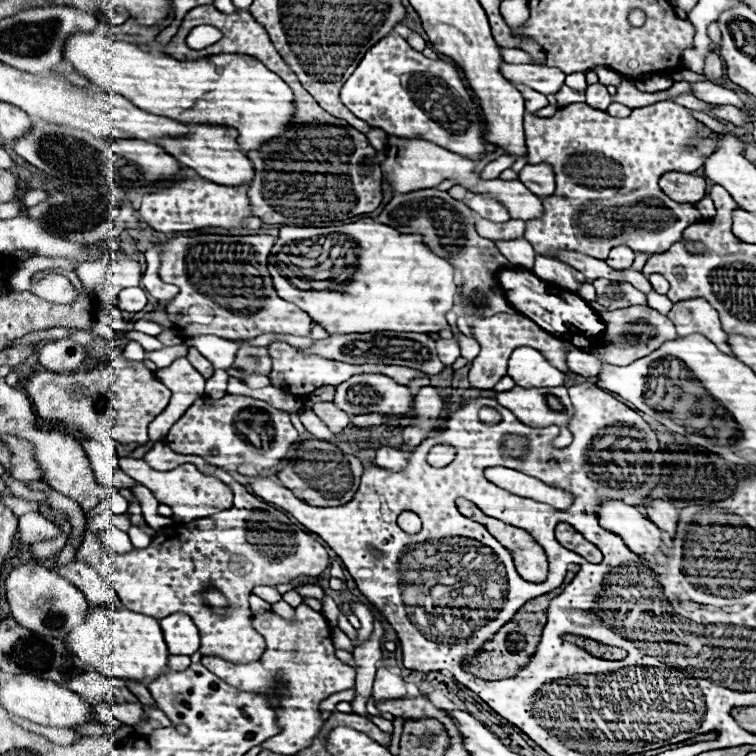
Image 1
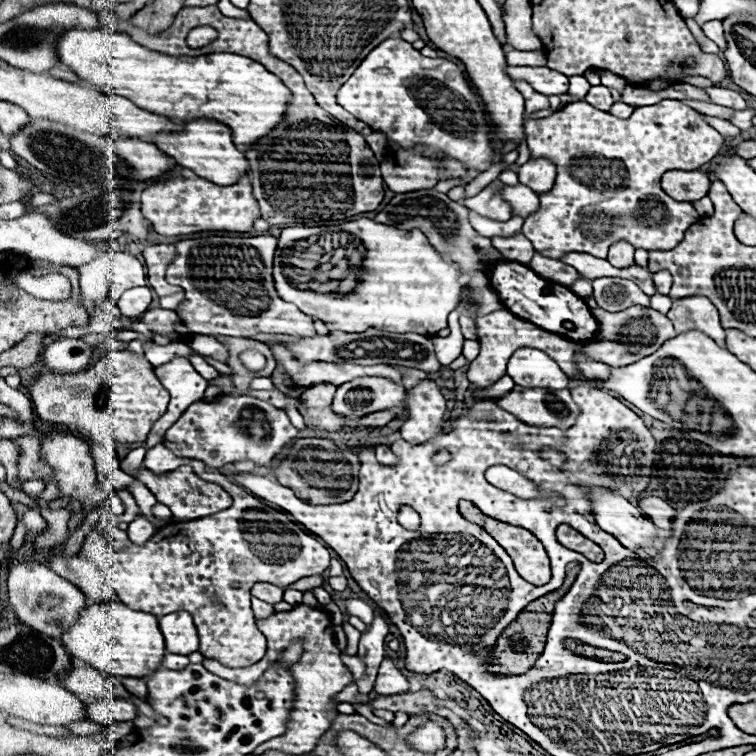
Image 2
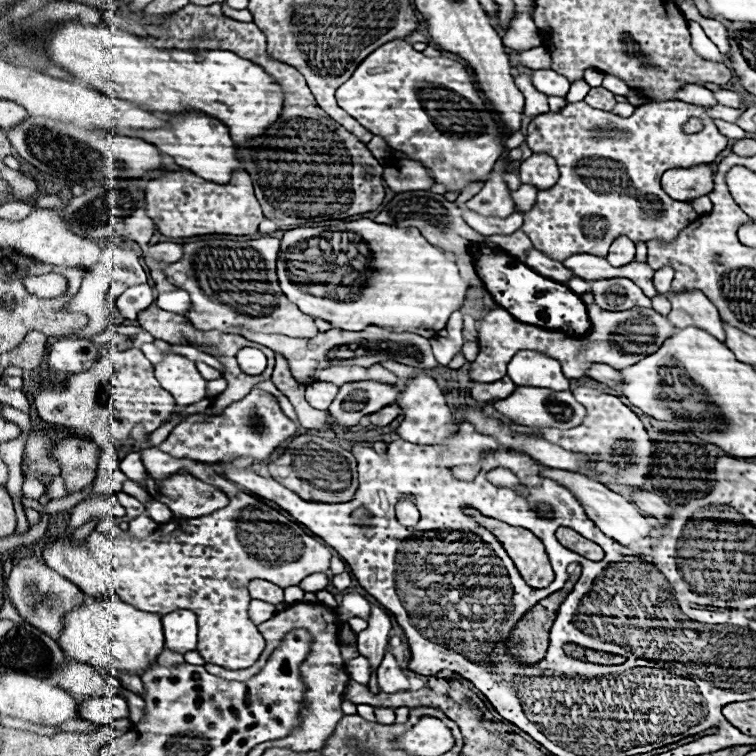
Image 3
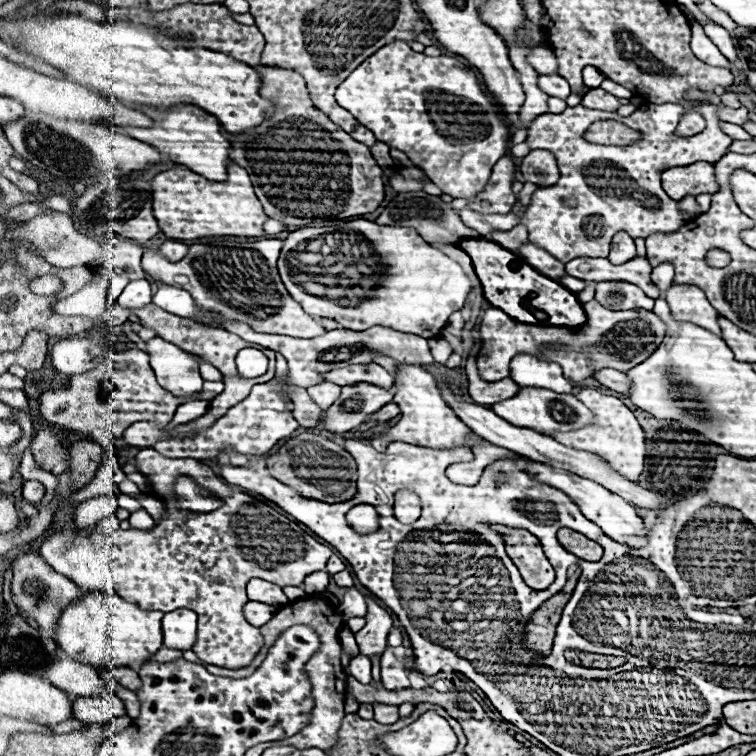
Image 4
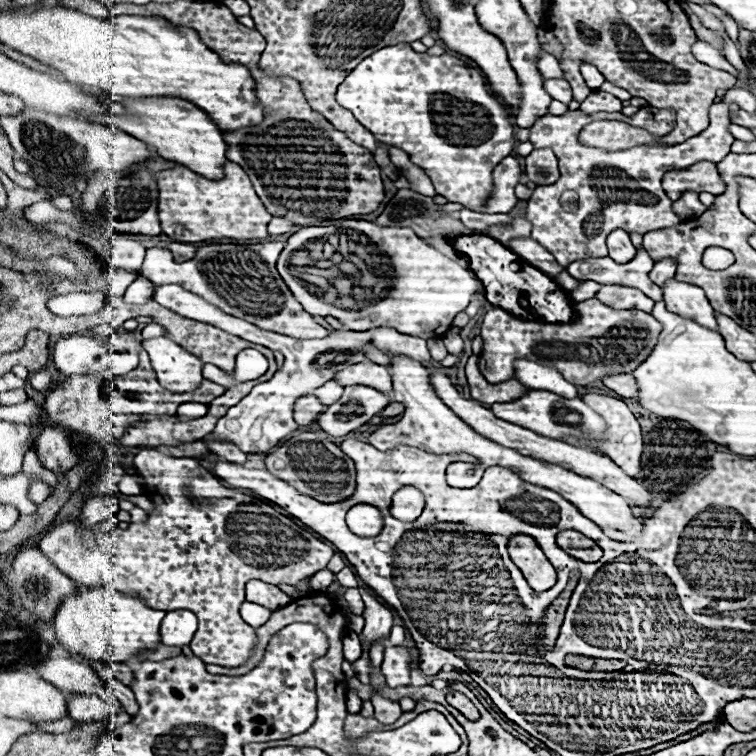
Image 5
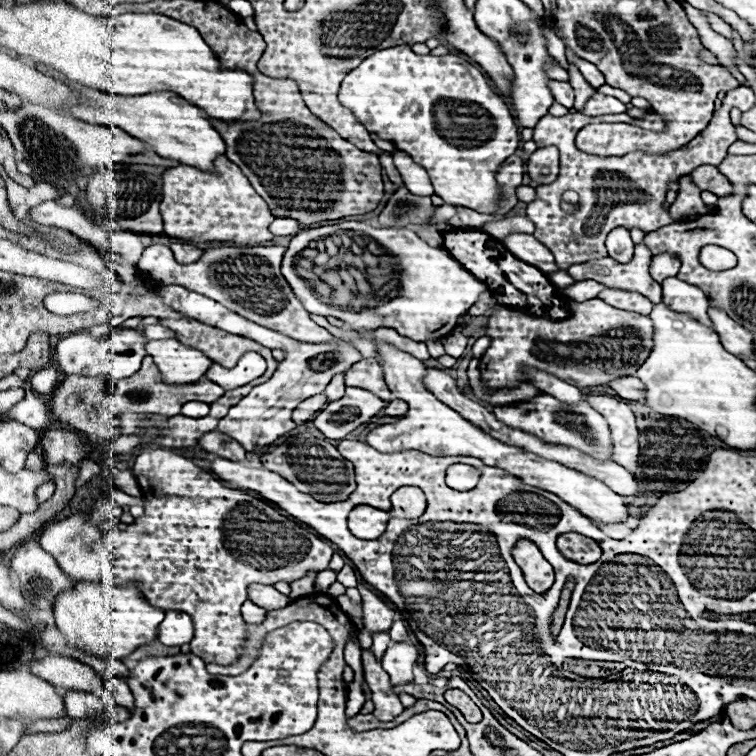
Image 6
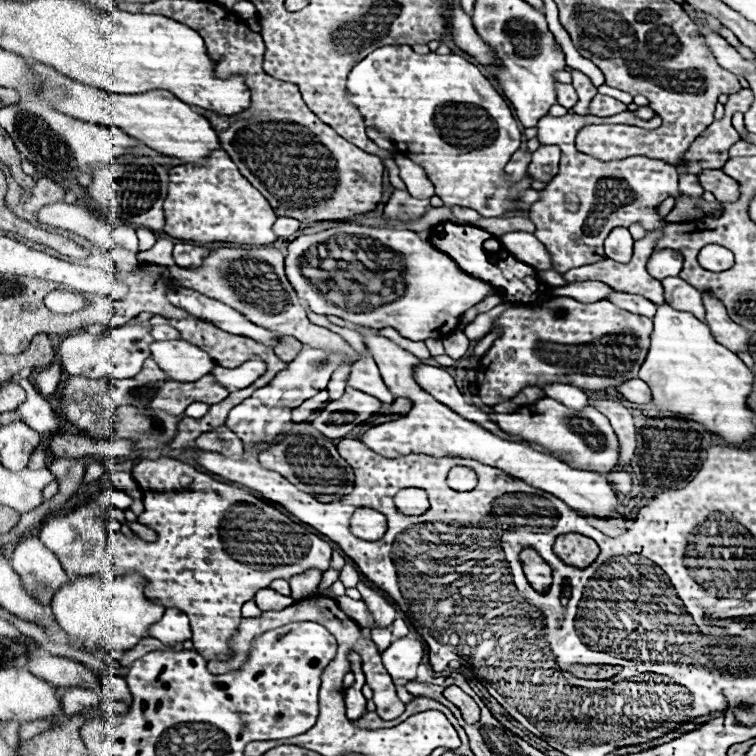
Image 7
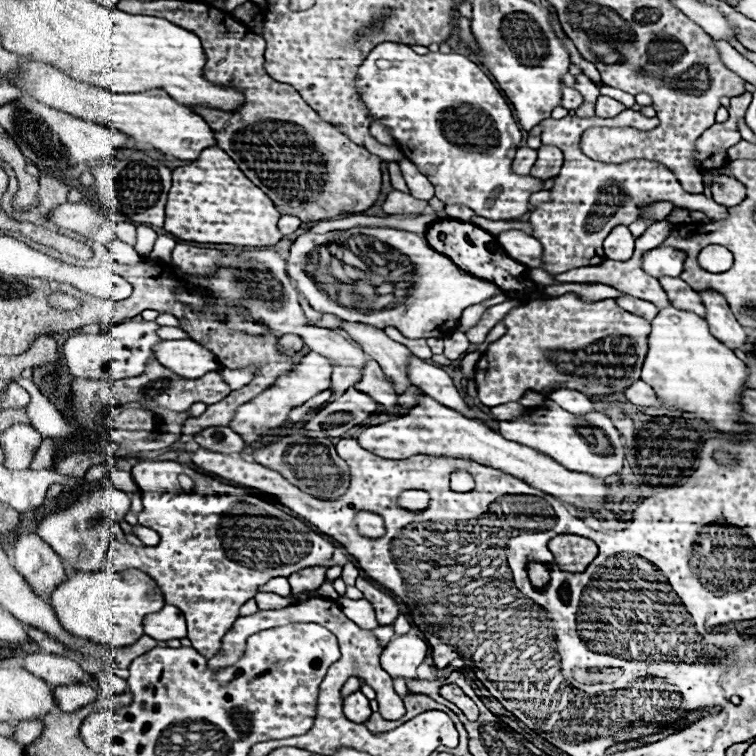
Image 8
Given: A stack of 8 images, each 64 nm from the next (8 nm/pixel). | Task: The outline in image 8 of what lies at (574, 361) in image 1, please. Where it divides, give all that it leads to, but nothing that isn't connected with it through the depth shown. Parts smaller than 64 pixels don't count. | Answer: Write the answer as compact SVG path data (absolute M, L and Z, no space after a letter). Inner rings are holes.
M636 380L630 388L626 388L624 396L628 398L628 402L632 402L636 406L644 406L644 408L660 406L660 400L656 398L654 390L646 382L642 382L642 380Z

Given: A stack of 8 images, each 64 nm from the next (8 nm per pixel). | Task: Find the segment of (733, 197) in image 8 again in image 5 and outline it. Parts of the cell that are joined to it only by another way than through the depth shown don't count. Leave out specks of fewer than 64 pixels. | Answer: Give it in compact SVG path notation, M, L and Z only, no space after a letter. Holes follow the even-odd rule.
M698 162L684 170L672 170L666 172L662 186L670 200L678 200L682 192L710 192L710 194L722 194L726 190L726 184L722 182L716 164L712 162Z

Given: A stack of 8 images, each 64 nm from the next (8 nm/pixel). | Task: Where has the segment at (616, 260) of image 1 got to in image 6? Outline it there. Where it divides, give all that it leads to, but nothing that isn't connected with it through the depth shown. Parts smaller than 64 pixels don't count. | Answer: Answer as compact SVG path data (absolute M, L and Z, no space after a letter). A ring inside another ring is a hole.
M614 228L606 238L606 248L610 258L614 260L632 260L634 254L634 242L630 238L630 232L626 228Z

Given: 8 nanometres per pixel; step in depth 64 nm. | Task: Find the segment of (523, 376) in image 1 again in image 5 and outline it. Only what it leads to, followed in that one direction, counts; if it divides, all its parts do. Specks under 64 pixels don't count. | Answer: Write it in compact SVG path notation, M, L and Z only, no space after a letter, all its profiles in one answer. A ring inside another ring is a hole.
M516 360L514 362L514 378L532 390L548 390L562 398L576 398L578 388L562 378L556 368L546 368L532 360Z

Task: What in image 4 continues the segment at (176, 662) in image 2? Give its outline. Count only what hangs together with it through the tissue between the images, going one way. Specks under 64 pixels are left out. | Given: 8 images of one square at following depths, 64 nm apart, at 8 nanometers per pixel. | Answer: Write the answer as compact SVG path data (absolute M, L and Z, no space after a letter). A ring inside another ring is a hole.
M160 648L152 656L154 662L162 662L162 664L166 664L166 660L178 660L178 658L182 658L182 652L180 650L170 650L170 648Z

